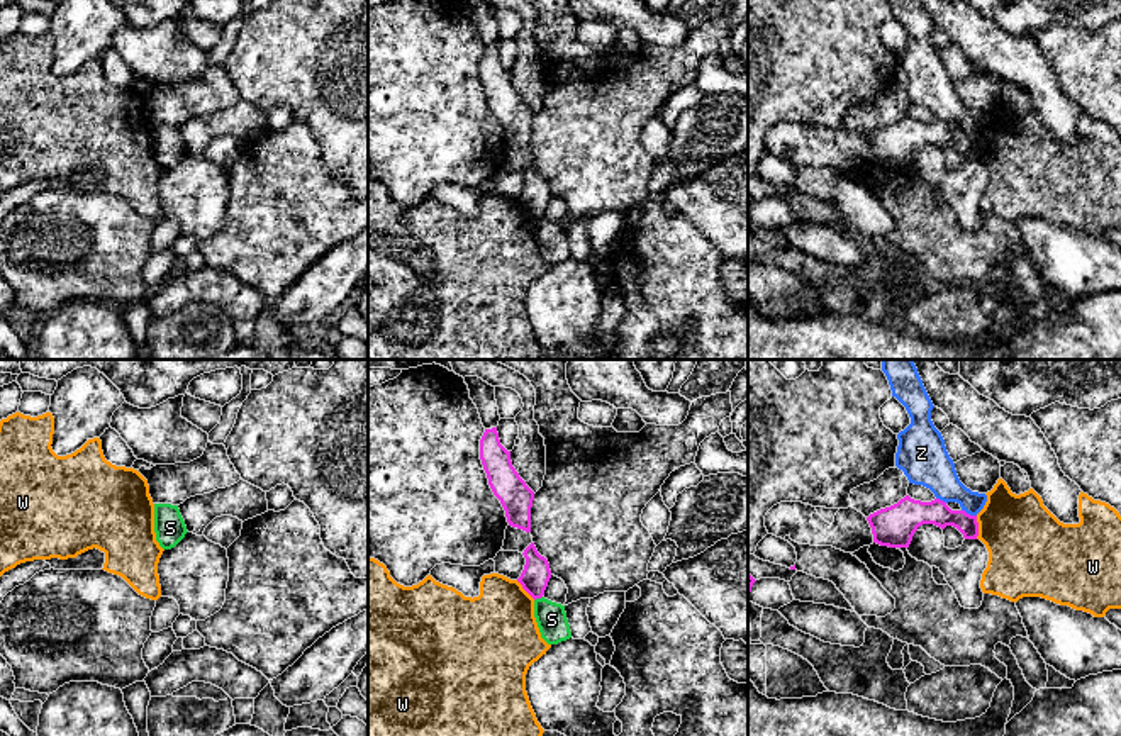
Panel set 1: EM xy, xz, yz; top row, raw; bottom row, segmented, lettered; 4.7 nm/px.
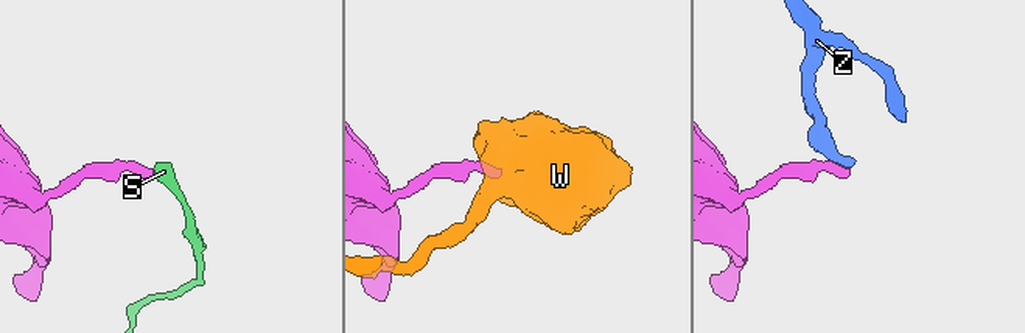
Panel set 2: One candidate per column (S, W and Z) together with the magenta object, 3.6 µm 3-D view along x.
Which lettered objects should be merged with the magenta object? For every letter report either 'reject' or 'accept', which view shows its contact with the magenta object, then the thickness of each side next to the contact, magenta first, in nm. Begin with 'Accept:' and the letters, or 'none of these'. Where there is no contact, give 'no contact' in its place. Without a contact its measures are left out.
Accept: none of these
S: reject; meets magenta in xz; 140 nm thick on the magenta side, 140 nm on the other
W: reject; meets magenta in yz; 120 nm thick on the magenta side, 380 nm on the other
Z: reject; meets magenta in yz; 120 nm thick on the magenta side, 170 nm on the other

